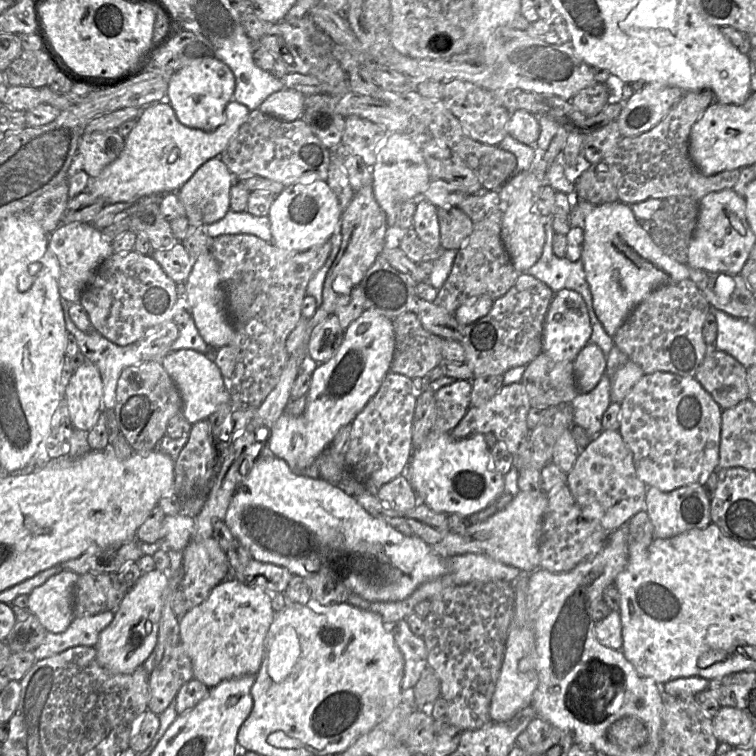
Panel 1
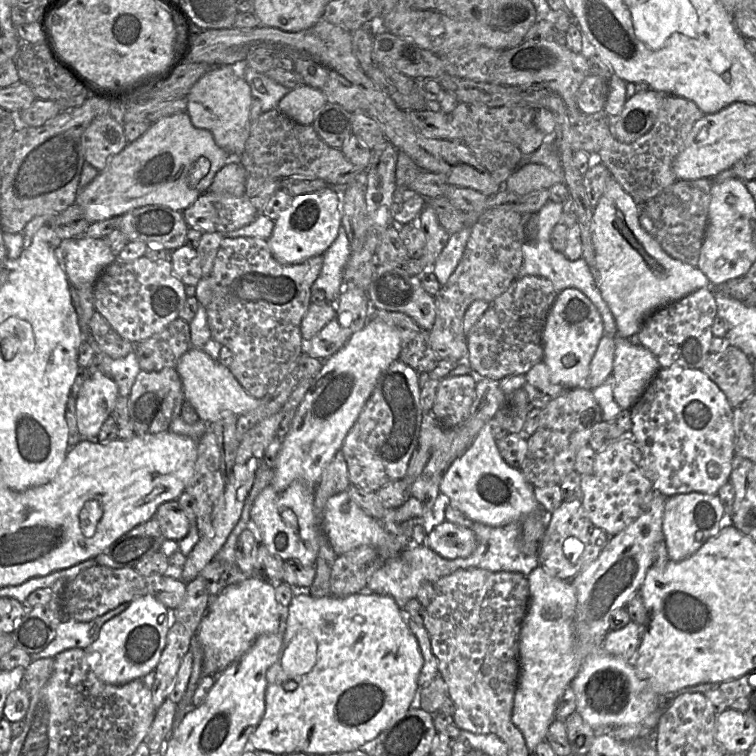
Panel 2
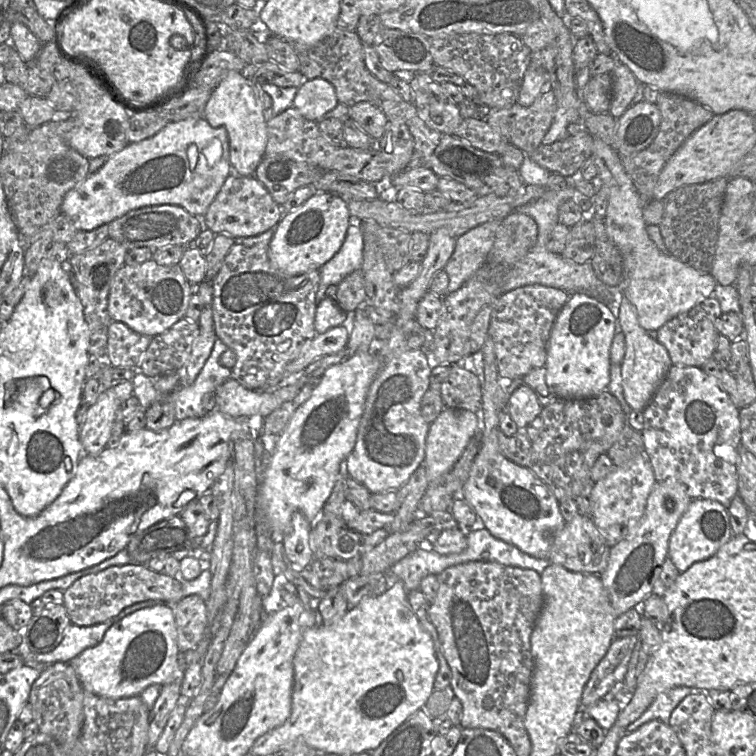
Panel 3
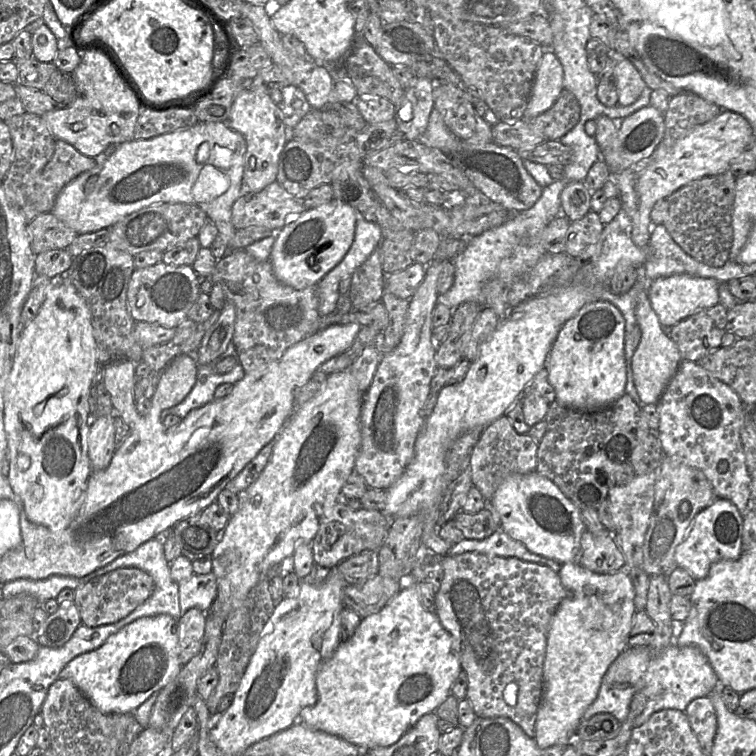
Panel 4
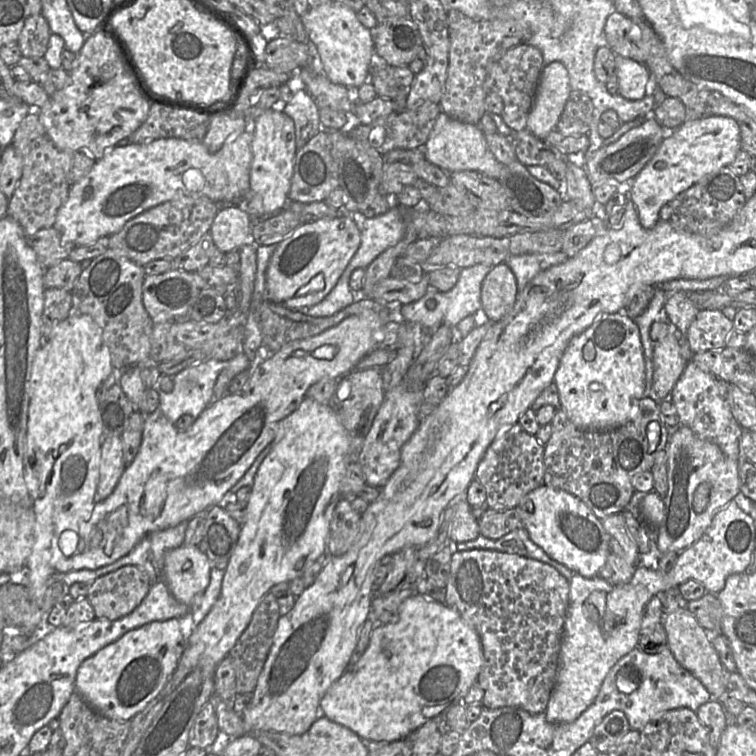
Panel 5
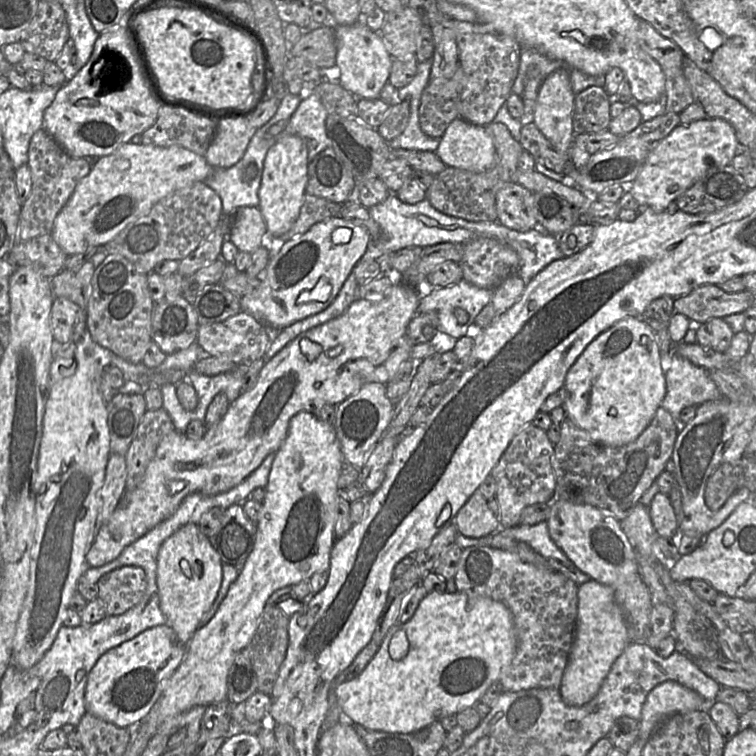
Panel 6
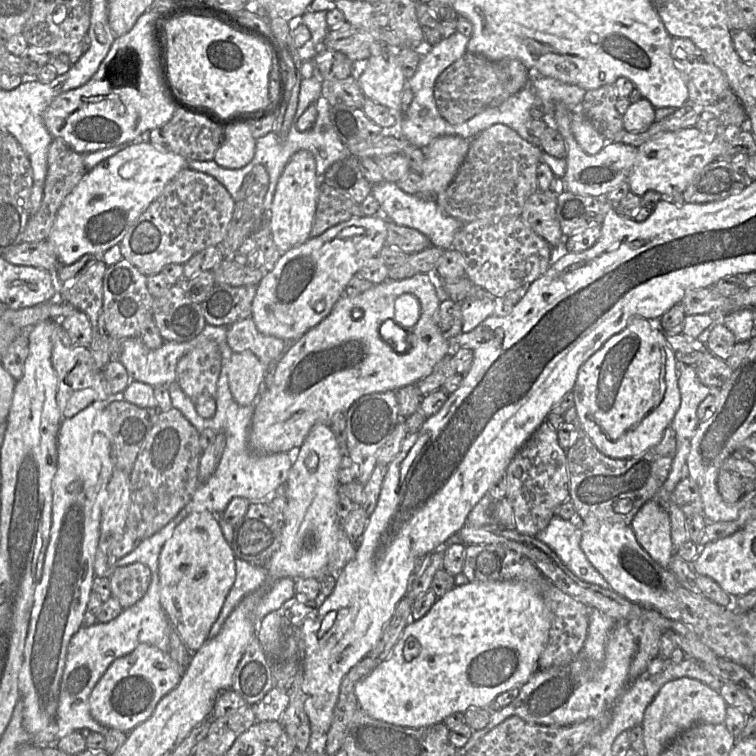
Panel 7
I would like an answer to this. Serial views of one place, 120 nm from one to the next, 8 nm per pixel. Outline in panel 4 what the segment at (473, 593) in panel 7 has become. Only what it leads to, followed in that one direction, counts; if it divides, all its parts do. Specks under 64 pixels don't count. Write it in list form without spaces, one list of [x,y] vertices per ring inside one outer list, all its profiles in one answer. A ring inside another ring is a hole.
[[[421,542],[419,550],[416,554],[415,567],[399,593],[378,613],[363,618],[354,634],[349,639],[342,640],[333,654],[321,663],[316,673],[317,700],[312,706],[306,707],[300,713],[300,719],[298,721],[301,721],[309,728],[340,737],[356,745],[360,749],[369,750],[374,747],[389,746],[394,744],[418,721],[422,715],[426,713],[434,713],[438,705],[440,705],[450,695],[451,686],[462,671],[460,661],[453,651],[453,639],[449,632],[441,624],[436,613],[433,611],[427,611],[422,606],[415,589],[415,582],[420,581],[422,557],[425,557],[429,552],[428,548],[426,548],[426,546]]]

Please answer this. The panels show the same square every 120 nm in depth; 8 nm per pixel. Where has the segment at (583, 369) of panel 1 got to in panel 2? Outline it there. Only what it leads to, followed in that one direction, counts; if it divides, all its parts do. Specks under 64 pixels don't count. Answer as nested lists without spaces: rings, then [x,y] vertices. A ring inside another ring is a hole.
[[[604,335],[591,360],[589,375],[584,382],[584,389],[593,390],[611,376],[615,353],[615,337]]]

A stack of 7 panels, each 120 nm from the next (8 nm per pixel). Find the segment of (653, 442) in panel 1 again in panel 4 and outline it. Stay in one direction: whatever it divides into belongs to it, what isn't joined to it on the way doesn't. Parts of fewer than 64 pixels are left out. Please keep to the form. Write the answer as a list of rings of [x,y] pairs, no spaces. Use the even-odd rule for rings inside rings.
[[[682,360],[676,373],[667,384],[657,405],[659,425],[657,435],[665,456],[699,469],[708,479],[717,499],[731,501],[743,514],[750,509],[750,476],[741,443],[741,428],[747,406],[727,384],[715,378],[698,362]]]

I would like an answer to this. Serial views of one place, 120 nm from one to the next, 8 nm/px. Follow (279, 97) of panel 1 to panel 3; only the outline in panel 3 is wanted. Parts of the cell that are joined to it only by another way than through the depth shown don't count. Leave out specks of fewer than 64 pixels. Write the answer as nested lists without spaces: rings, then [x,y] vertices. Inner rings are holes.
[[[316,78],[304,80],[297,90],[292,107],[306,119],[318,122],[338,104],[333,84],[325,79]]]

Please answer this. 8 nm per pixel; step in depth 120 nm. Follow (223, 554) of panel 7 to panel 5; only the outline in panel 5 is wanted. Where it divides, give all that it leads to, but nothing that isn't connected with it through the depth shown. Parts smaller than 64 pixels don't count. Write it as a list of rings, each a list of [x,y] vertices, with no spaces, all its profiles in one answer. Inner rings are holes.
[[[182,544],[166,553],[164,580],[174,598],[190,607],[193,599],[209,585],[212,569],[212,561],[196,545]]]

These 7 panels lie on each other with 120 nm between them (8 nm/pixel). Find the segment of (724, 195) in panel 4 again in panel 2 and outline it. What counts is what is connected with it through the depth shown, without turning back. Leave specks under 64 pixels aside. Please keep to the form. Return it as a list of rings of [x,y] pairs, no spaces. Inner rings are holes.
[[[677,180],[654,198],[658,206],[658,219],[652,220],[654,239],[669,256],[692,267],[697,267],[707,229],[712,180]]]

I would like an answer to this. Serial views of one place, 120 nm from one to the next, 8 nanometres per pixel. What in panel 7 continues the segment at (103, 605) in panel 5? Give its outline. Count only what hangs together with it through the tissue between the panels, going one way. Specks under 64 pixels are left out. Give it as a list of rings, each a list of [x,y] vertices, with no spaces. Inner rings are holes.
[[[135,562],[116,567],[109,581],[111,595],[126,609],[144,596],[150,585],[151,573],[146,565]]]

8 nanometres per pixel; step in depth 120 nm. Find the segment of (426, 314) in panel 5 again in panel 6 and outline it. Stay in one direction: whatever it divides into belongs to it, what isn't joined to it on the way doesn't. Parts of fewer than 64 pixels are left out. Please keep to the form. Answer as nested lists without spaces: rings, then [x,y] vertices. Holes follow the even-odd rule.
[[[463,278],[448,287],[435,287],[436,289],[427,296],[420,296],[418,314],[436,314],[438,318],[438,336],[447,335],[456,340],[464,336],[476,337],[480,332],[475,325],[475,318],[481,312],[481,310],[490,303],[492,291],[476,287],[468,283]],[[461,308],[465,310],[469,315],[469,320],[465,325],[458,323],[454,310]]]

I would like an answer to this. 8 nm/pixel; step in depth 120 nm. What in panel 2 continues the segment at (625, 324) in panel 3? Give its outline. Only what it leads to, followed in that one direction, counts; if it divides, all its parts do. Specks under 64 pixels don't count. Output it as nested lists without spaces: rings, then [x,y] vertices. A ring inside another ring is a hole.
[[[620,336],[614,339],[613,397],[622,411],[629,411],[643,395],[660,366],[656,357],[634,339]]]

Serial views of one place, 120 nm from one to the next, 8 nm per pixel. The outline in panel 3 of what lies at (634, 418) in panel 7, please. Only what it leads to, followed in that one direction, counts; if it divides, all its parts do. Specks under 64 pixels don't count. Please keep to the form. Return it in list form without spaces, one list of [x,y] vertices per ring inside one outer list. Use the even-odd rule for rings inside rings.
[[[582,293],[570,297],[551,330],[546,357],[546,383],[560,398],[598,396],[610,382],[610,349],[617,332],[617,319],[602,302]]]

